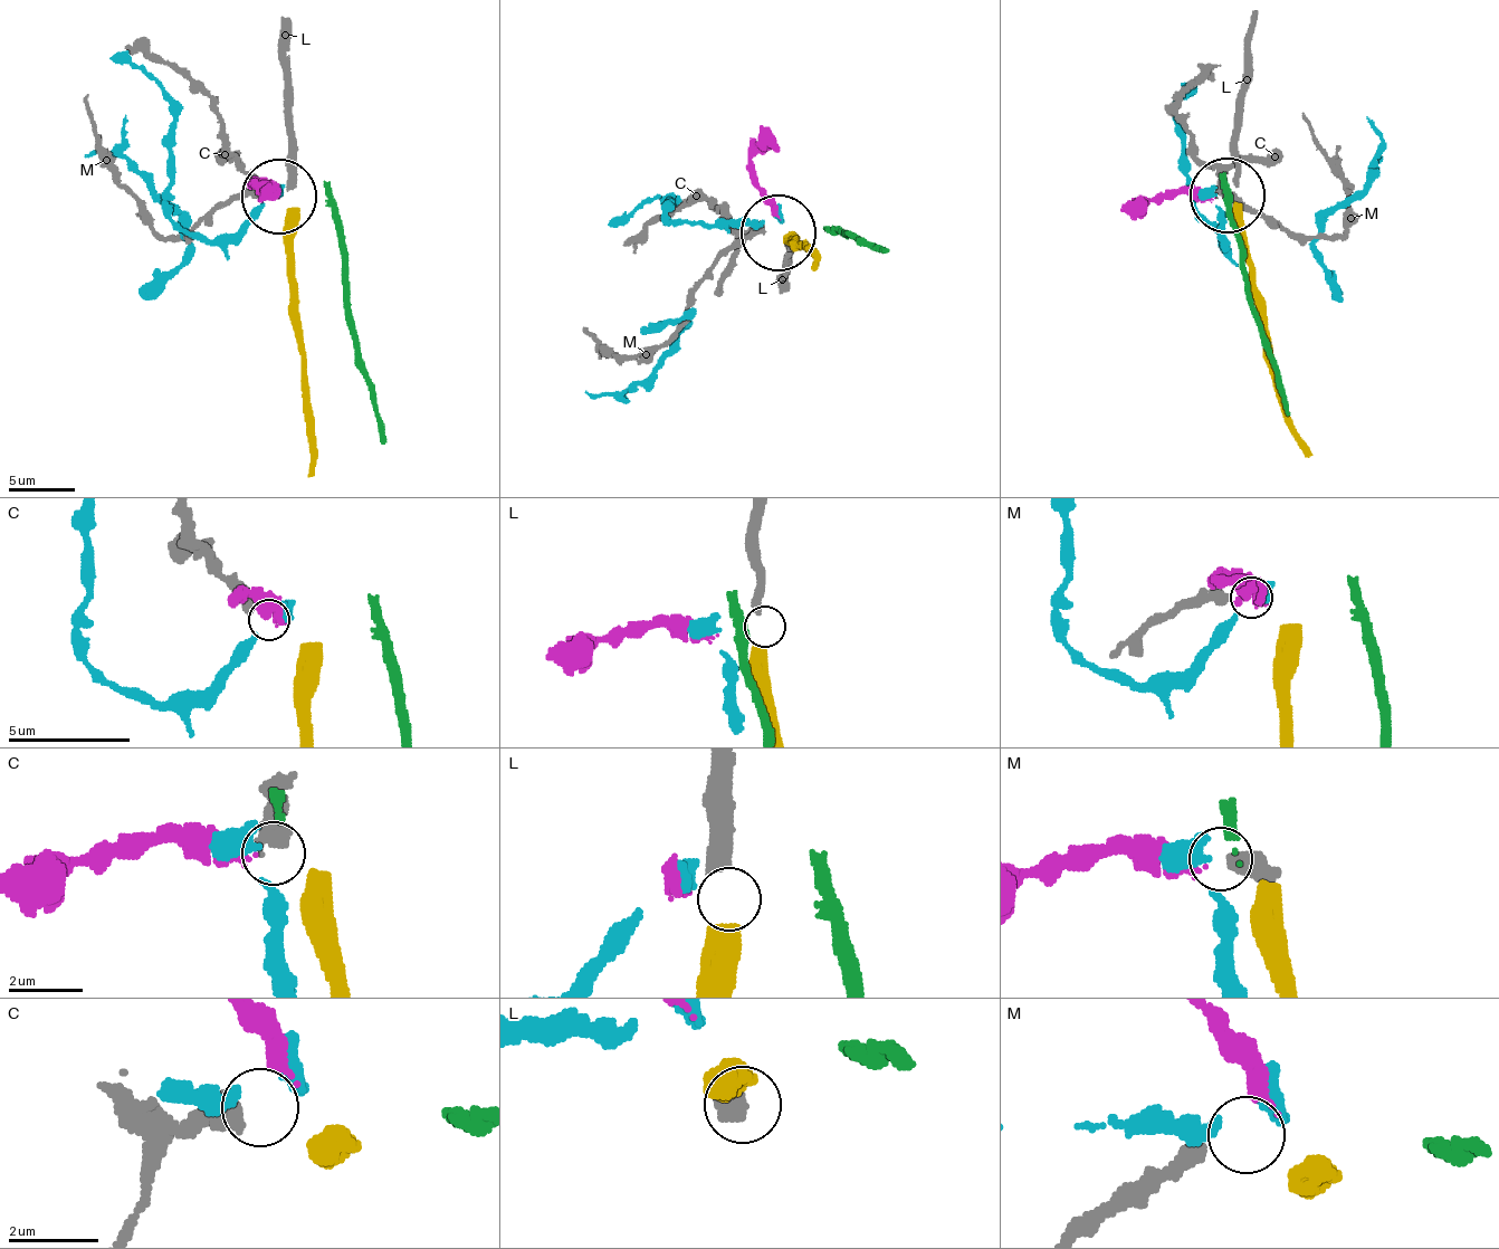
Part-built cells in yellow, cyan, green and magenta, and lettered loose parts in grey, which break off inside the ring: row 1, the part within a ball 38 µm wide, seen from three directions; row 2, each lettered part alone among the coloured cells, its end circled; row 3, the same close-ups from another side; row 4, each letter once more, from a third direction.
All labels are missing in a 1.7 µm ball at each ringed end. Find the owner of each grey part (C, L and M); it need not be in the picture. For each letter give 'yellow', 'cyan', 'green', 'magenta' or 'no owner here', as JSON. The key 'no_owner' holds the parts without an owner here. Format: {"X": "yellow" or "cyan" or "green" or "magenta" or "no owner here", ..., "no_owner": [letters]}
{"C": "no owner here", "L": "yellow", "M": "magenta", "no_owner": ["C"]}

